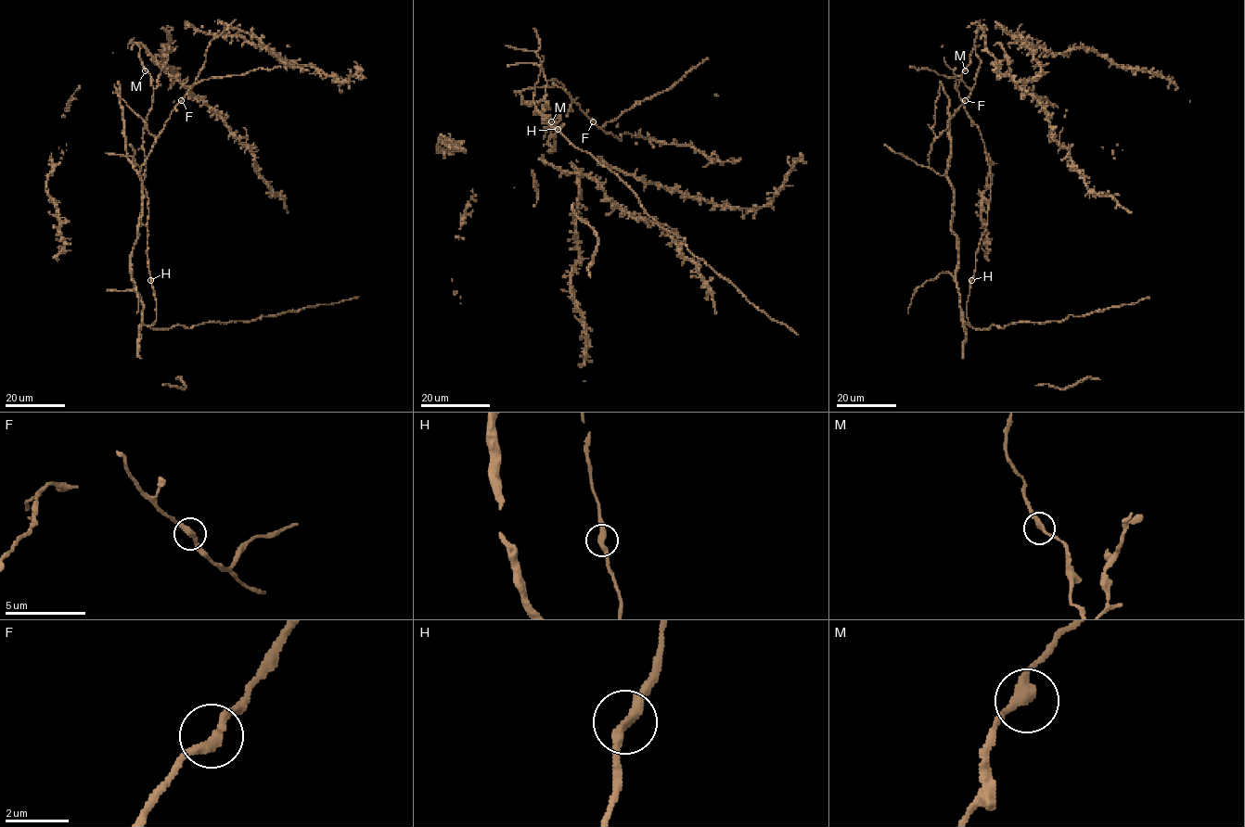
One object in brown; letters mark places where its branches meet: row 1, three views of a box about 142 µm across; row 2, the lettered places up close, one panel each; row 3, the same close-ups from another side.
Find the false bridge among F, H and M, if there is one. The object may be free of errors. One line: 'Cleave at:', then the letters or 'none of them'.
Cleave at: none of them

